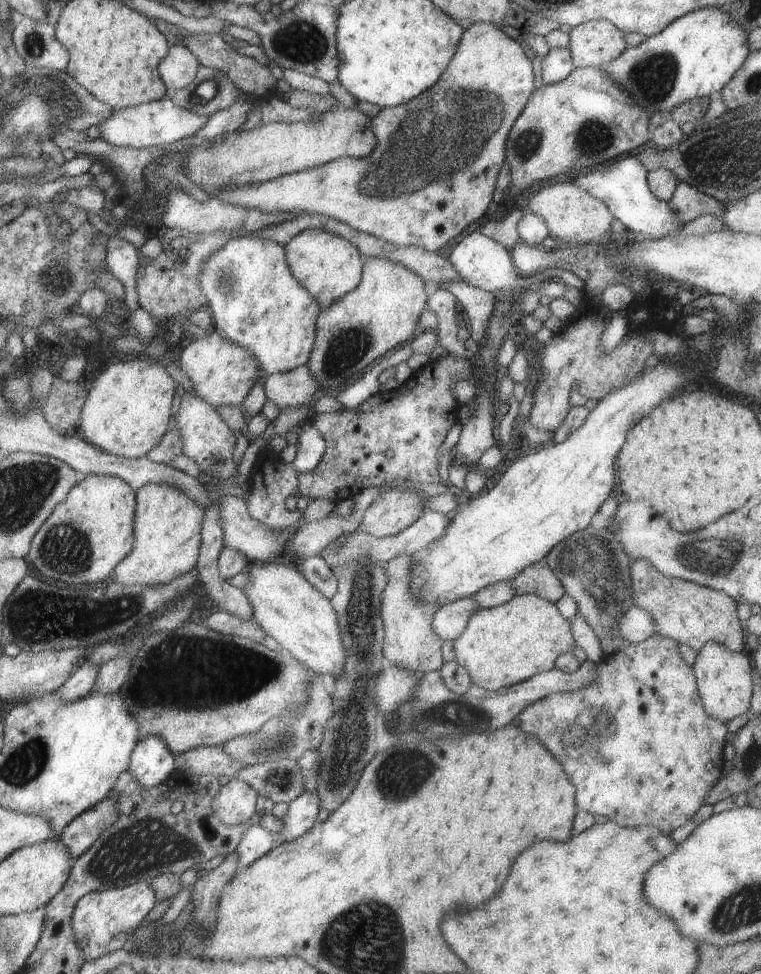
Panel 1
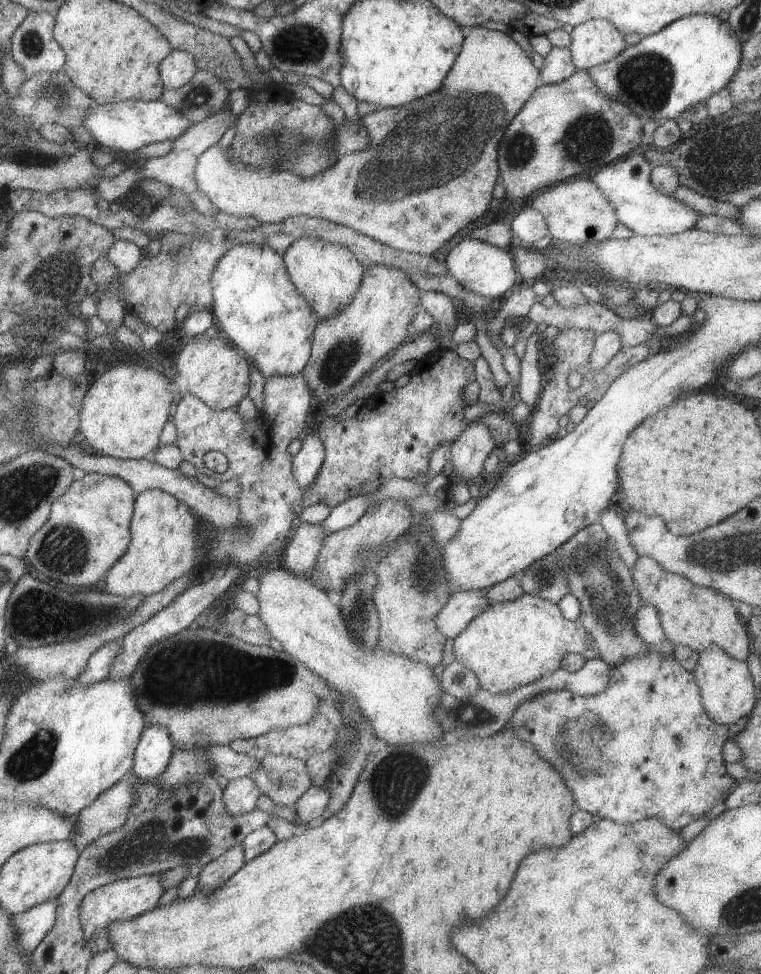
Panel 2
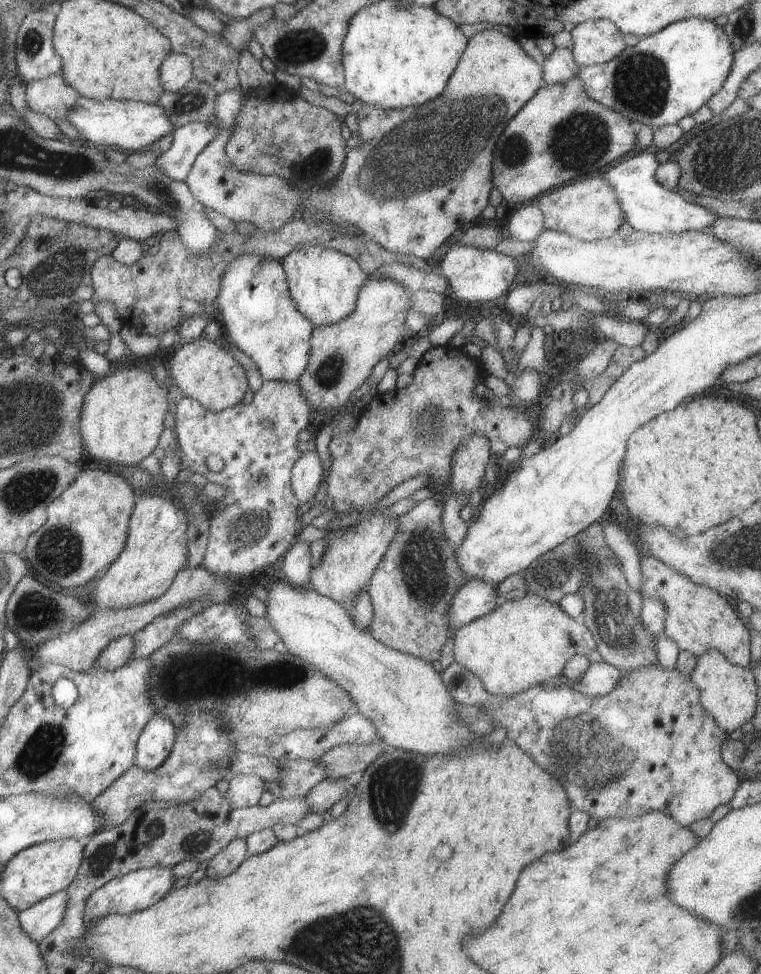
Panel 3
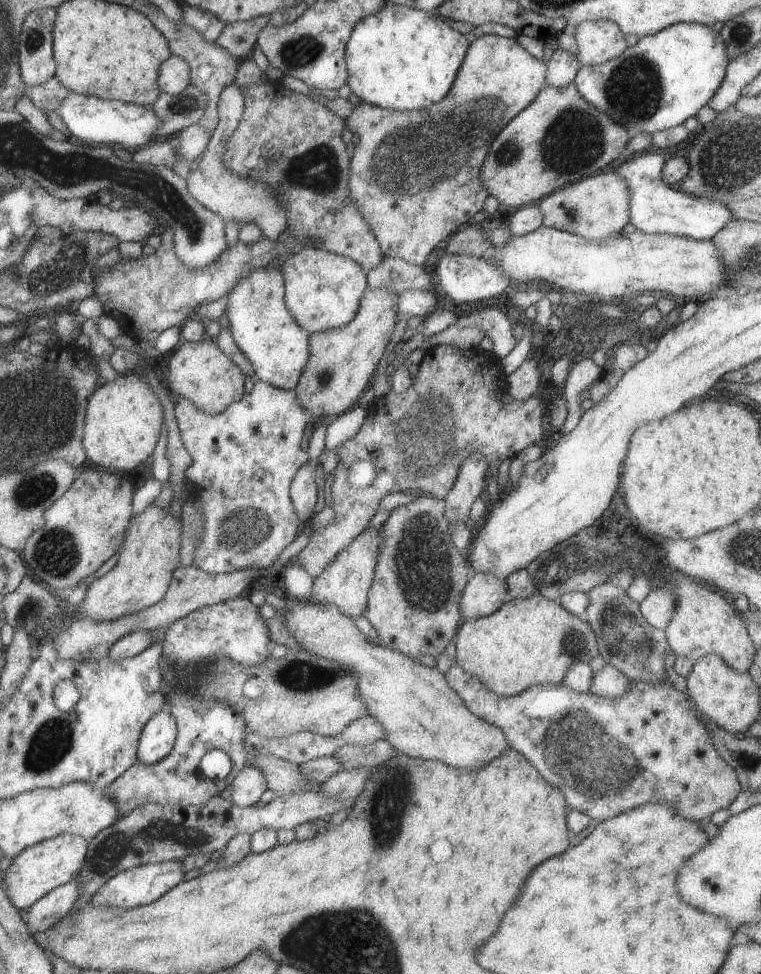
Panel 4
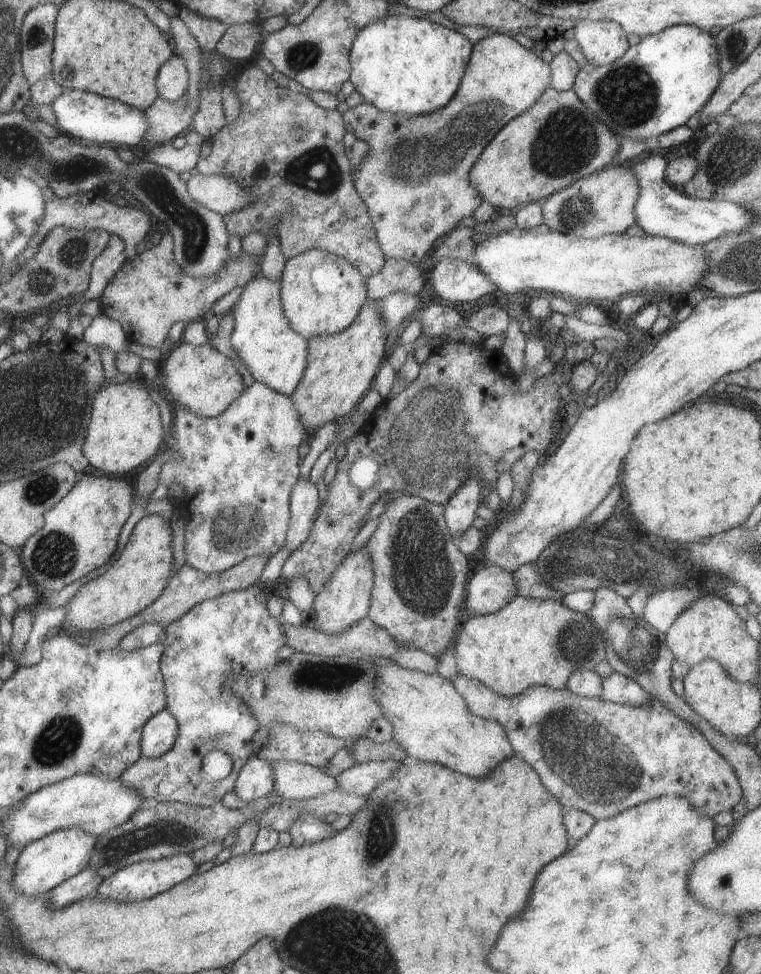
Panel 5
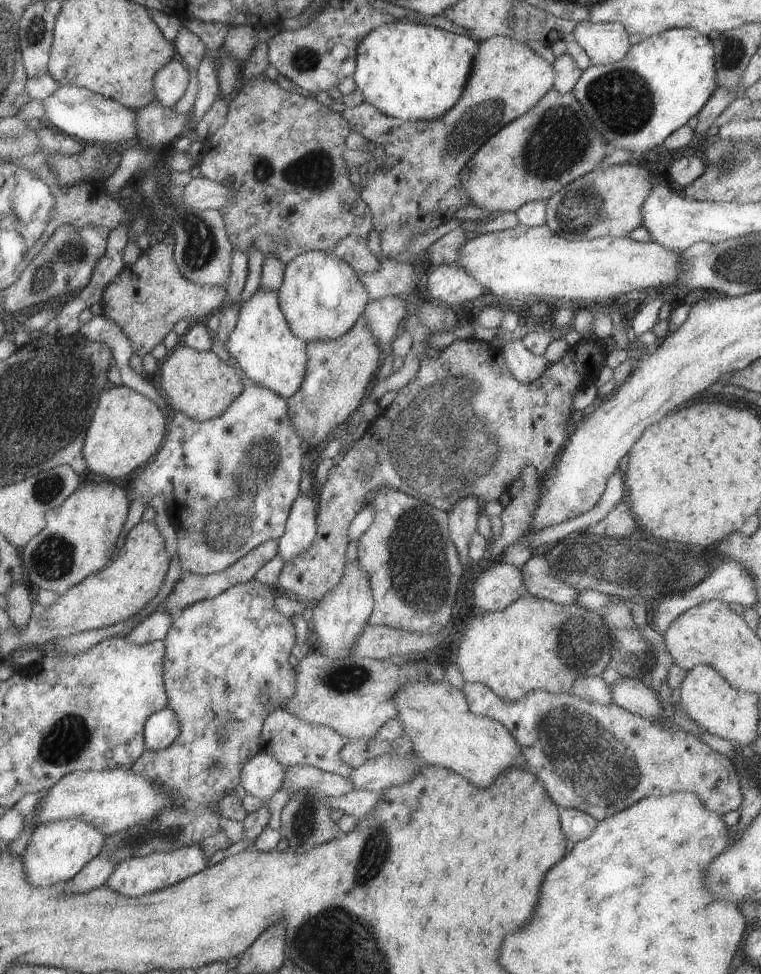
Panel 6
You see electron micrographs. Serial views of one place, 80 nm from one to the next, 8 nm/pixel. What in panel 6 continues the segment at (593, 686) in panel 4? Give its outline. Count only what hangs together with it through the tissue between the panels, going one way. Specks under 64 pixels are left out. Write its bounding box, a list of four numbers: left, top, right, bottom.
[610,677,665,717]

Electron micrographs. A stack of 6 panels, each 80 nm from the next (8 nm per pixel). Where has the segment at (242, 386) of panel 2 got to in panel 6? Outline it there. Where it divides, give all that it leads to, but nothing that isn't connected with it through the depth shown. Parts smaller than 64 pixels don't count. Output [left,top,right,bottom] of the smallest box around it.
[159,345,243,421]

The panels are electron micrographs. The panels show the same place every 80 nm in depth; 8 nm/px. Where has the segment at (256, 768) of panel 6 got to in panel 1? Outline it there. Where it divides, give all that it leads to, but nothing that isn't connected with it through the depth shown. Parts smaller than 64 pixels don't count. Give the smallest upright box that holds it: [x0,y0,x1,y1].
[212,778,258,826]

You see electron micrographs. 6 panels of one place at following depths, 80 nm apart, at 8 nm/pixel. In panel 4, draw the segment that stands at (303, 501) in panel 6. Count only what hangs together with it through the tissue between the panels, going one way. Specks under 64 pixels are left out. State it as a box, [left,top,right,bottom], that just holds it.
[290,459,317,532]

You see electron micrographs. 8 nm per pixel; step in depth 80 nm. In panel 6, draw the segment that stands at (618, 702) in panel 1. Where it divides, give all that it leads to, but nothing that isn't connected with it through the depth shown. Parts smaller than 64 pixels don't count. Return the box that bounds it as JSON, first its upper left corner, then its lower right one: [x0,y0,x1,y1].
[460,682,742,821]

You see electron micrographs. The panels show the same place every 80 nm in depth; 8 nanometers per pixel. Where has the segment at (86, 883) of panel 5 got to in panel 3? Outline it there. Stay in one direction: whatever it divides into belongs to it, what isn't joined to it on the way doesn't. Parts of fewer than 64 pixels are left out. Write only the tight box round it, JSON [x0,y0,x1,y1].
[19,888,66,944]

